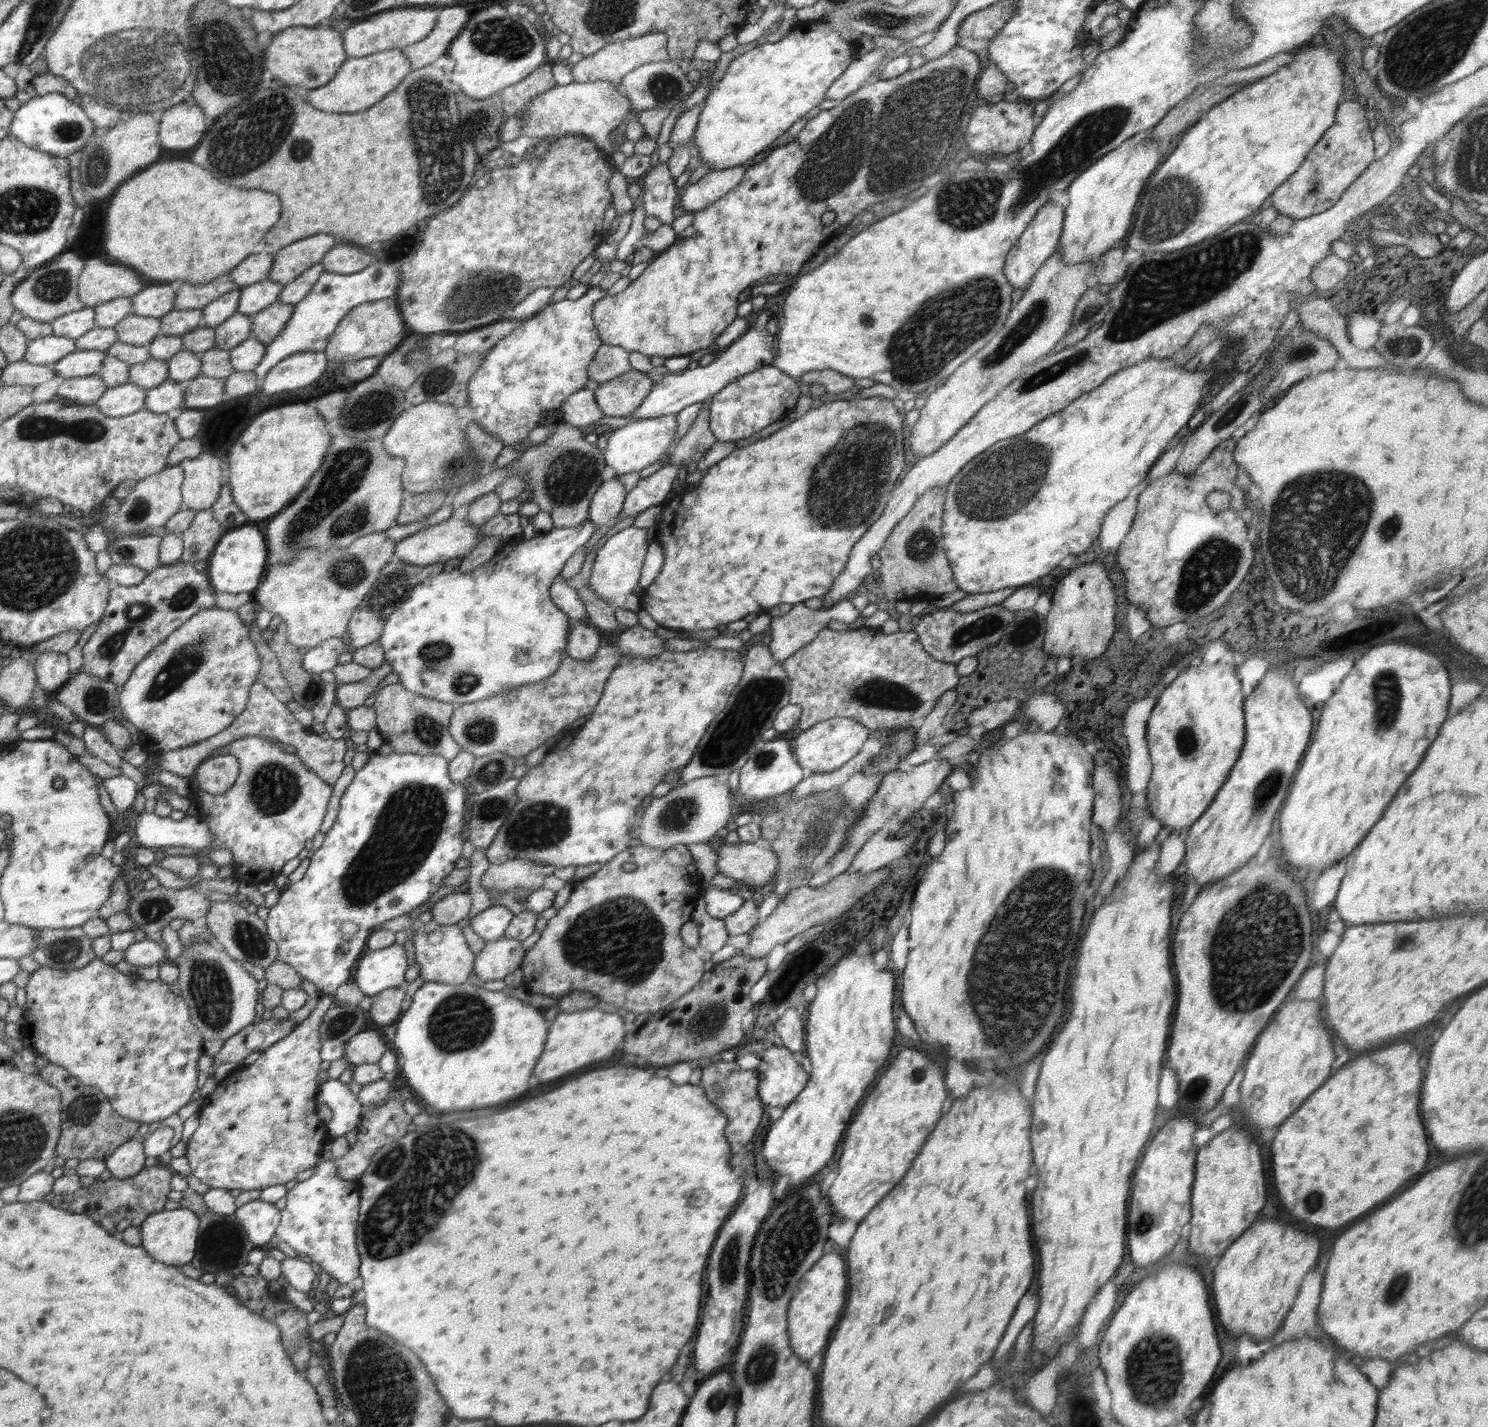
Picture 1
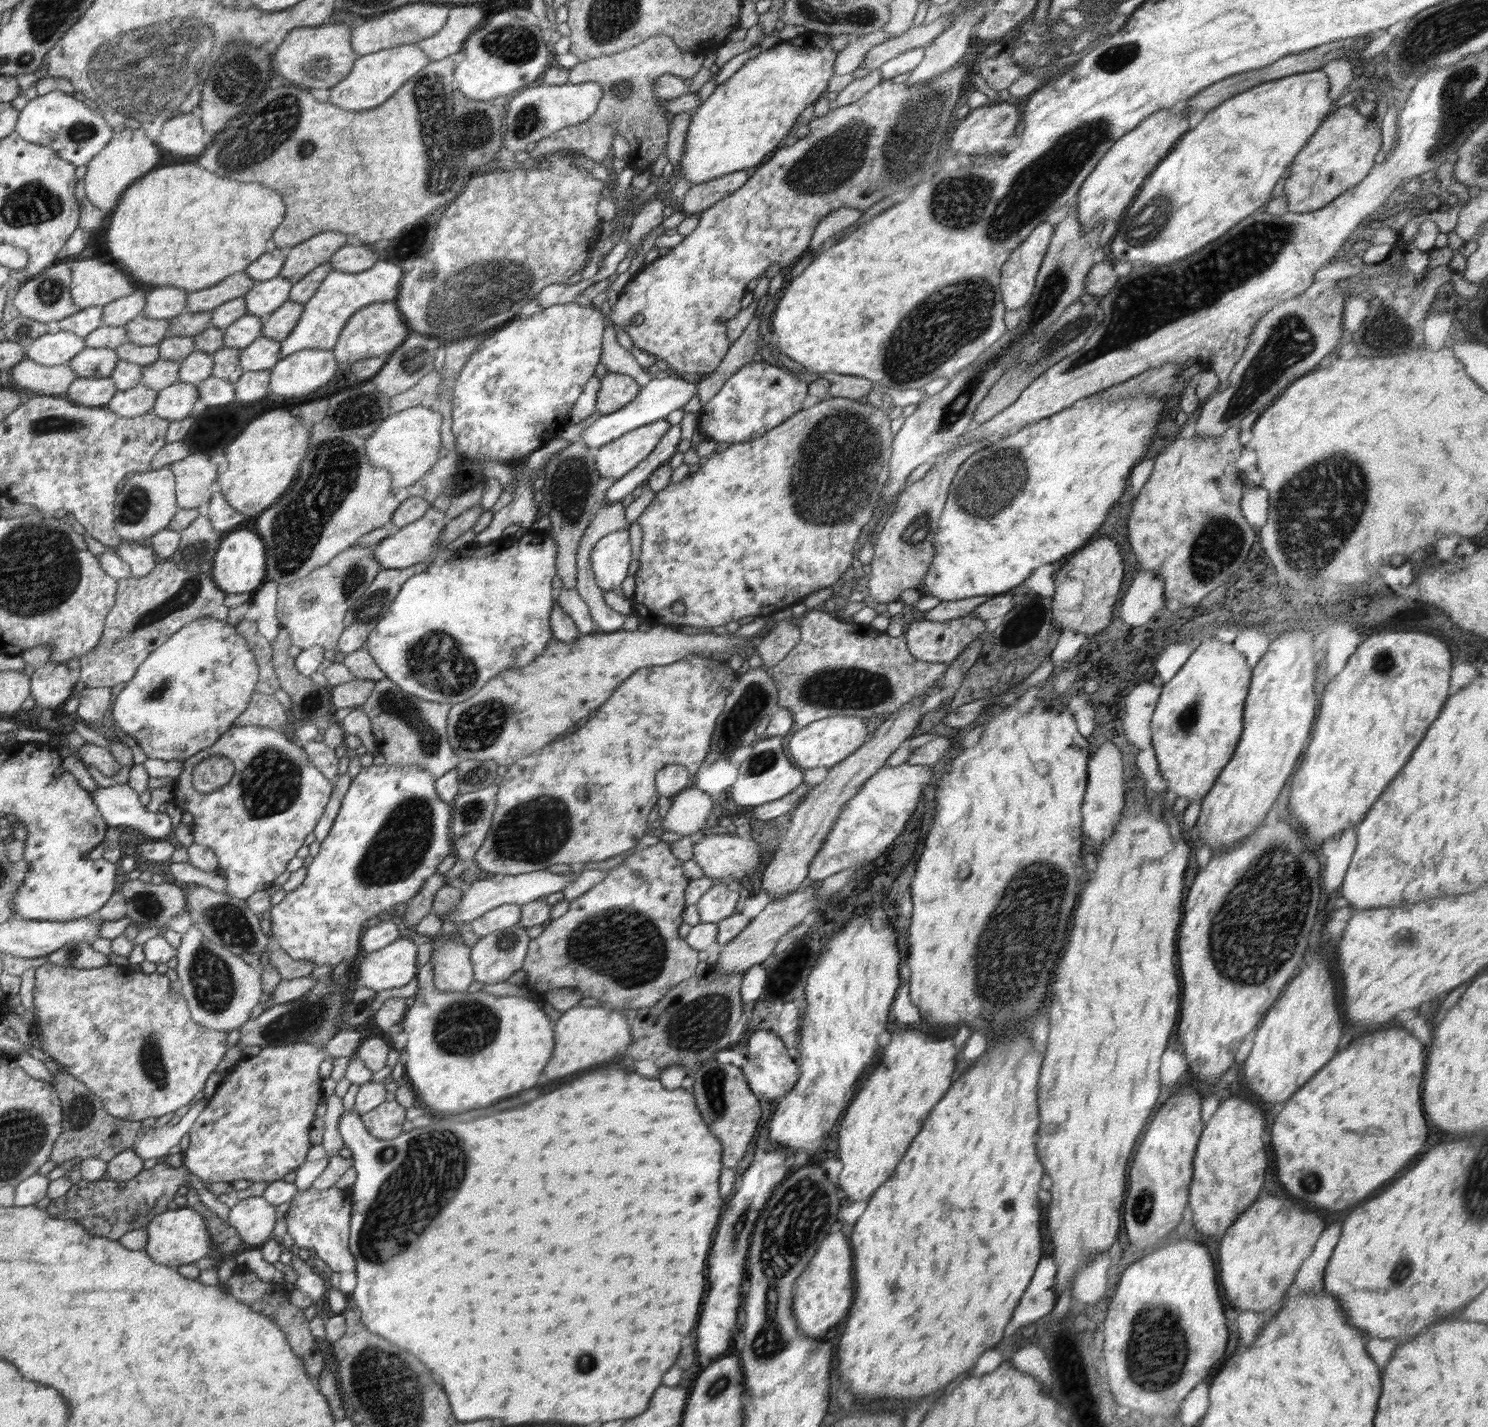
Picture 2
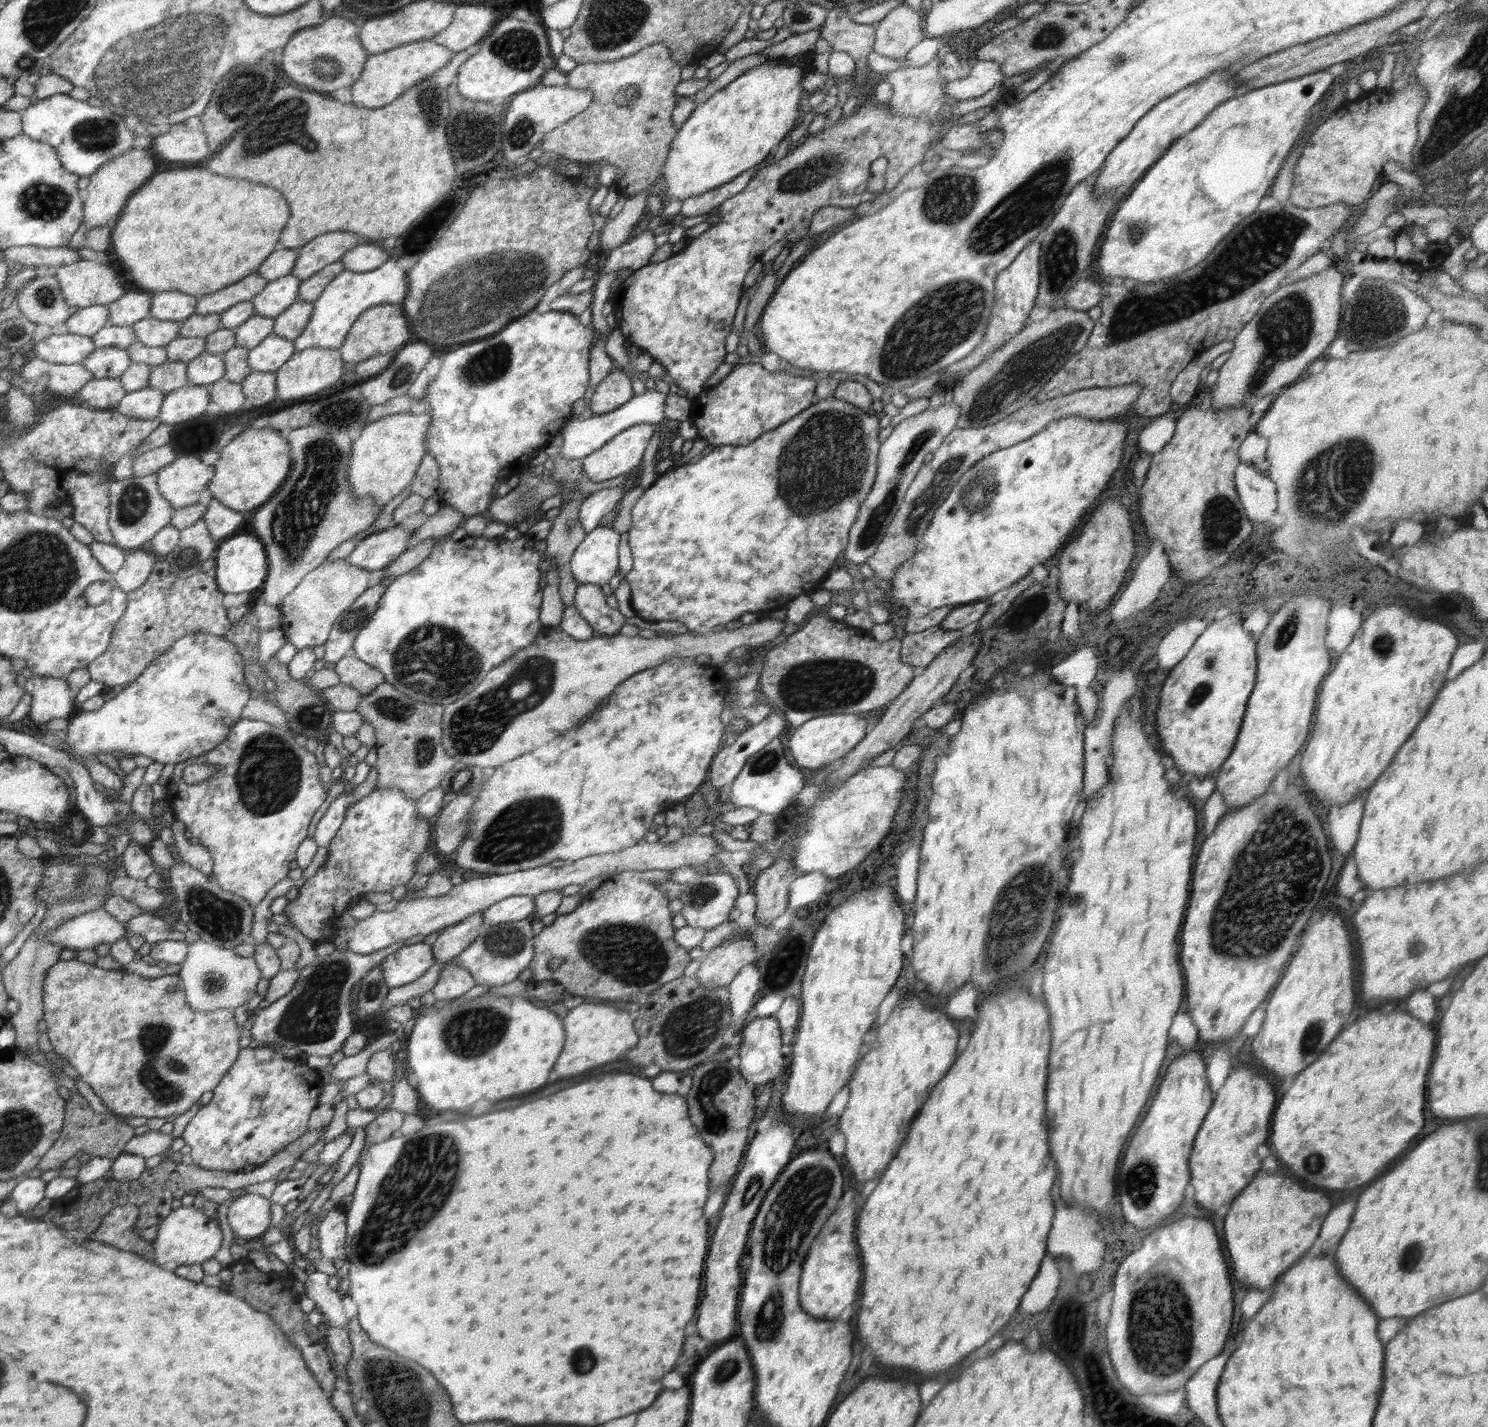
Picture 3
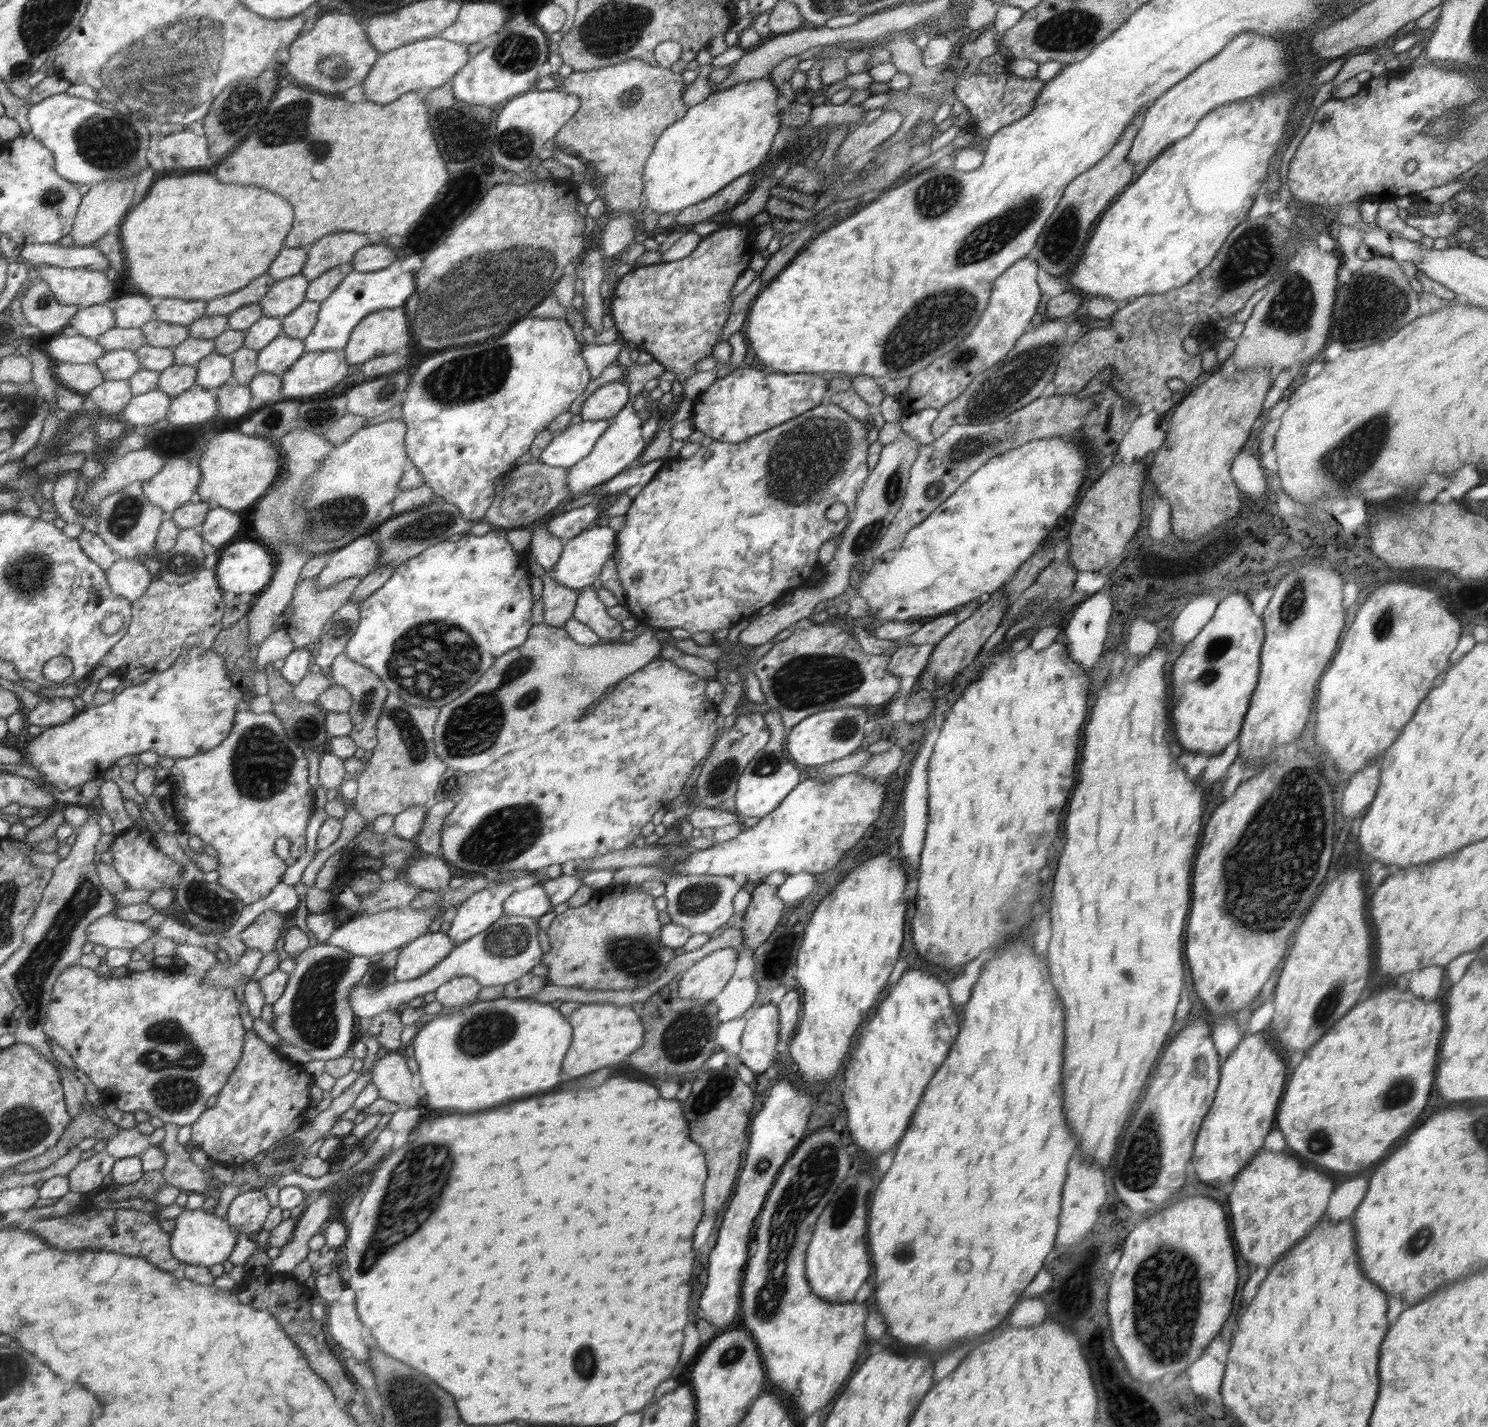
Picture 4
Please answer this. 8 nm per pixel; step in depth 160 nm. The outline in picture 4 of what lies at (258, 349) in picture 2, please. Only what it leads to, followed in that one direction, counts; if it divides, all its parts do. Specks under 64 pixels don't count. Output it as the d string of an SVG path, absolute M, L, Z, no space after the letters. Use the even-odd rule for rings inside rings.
M280 334L265 348L258 351L256 359L258 373L281 375L305 352L300 339Z

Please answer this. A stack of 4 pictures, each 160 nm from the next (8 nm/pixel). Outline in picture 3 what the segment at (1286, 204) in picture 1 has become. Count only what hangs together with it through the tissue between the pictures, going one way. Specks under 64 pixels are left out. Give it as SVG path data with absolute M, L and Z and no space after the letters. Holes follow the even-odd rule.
M1418 84L1406 86L1406 88L1404 87L1400 91L1394 90L1394 92L1379 90L1376 88L1374 90L1364 92L1364 94L1355 101L1349 101L1346 99L1333 115L1330 115L1328 118L1326 118L1324 123L1318 126L1318 130L1316 130L1316 132L1310 136L1308 144L1304 146L1304 149L1302 150L1301 155L1298 157L1297 163L1295 164L1293 170L1293 185L1287 204L1302 209L1316 209L1324 206L1330 206L1332 204L1348 204L1349 207L1363 206L1371 195L1372 186L1374 186L1374 180L1376 180L1378 174L1382 172L1384 173L1383 166L1385 162L1388 162L1388 160L1393 160L1401 168L1404 167L1406 172L1413 173L1424 180L1424 176L1427 174L1423 174L1423 172L1420 170L1415 170L1412 151L1414 146L1416 146L1418 138L1418 115L1420 115L1420 110L1424 108L1426 100L1428 100L1428 97L1426 97L1426 91L1424 91L1424 89L1422 89L1422 87L1420 87Z

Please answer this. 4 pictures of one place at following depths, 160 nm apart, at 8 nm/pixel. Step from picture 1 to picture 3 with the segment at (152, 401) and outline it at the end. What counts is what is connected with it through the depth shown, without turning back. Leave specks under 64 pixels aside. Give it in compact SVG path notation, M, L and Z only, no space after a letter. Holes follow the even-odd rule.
M186 384L165 393L165 397L157 416L162 423L178 427L180 422L190 420L206 411L210 400L208 385Z

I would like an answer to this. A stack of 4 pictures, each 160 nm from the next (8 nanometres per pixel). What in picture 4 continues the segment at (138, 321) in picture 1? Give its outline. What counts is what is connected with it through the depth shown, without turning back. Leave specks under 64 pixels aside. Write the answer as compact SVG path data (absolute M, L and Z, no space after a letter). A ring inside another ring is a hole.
M156 318L139 326L139 329L143 332L145 342L157 348L175 347L190 337L187 325L167 323Z

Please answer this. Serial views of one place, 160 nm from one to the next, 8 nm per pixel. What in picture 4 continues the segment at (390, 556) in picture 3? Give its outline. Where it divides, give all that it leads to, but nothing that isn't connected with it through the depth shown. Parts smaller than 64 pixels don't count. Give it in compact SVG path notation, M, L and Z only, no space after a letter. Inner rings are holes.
M372 534L358 537L347 546L329 552L330 561L316 576L318 592L344 582L346 578L363 578L378 565L380 550Z

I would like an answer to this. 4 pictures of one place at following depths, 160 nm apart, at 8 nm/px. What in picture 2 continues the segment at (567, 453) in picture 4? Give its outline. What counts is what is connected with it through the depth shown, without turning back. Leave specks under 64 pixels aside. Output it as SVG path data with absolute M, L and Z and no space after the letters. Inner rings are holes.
M666 377L662 379L652 378L651 381L640 389L638 396L622 409L612 414L601 415L590 427L582 431L580 441L585 442L593 449L599 449L601 446L608 445L623 434L630 433L631 430L638 429L640 426L650 424L659 419L666 419L666 416L674 410L678 410L690 402L693 396L699 392L699 383L697 381L689 382L679 377Z

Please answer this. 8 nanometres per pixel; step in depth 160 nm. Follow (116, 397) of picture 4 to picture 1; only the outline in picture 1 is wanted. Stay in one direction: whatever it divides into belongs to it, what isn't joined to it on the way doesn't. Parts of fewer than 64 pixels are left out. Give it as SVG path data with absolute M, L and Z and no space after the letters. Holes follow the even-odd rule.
M97 375L64 379L58 387L59 397L70 398L78 404L92 405L107 391L104 381Z

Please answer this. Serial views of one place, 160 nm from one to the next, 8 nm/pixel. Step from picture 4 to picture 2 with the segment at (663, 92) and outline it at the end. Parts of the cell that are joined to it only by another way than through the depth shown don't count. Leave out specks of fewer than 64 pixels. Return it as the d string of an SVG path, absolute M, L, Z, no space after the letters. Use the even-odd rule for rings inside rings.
M656 35L655 37L650 37L647 38L646 41L641 42L639 45L633 46L632 48L626 49L626 50L621 50L619 53L616 54L609 54L609 55L602 55L599 56L598 58L586 61L586 62L579 62L574 66L574 68L570 68L569 70L569 76L568 76L568 83L569 84L582 84L582 83L588 83L588 82L598 82L600 86L602 87L602 98L603 98L603 87L604 87L604 92L608 92L610 94L610 104L598 104L598 110L596 110L596 113L592 115L586 122L581 122L580 124L575 124L575 126L568 126L566 128L562 128L562 131L558 131L555 134L552 134L542 140L540 140L538 143L534 144L534 146L530 149L530 154L532 158L538 157L540 154L552 154L557 151L562 151L562 150L570 150L574 152L580 152L581 155L587 156L590 160L593 160L594 162L597 162L598 164L602 164L604 162L604 158L608 158L608 153L610 150L613 148L613 141L614 137L616 135L619 135L629 143L630 147L630 154L628 158L626 159L626 165L630 165L636 172L638 170L650 170L652 168L653 164L656 162L656 159L662 154L666 153L667 148L668 148L668 141L670 140L670 115L668 112L666 112L666 109L664 109L665 102L661 101L656 97L656 93L654 93L654 84L658 82L658 78L662 76L662 74L672 74L673 76L678 76L682 79L692 79L697 72L703 67L703 62L705 59L704 54L695 54L691 53L690 51L684 52L679 49L675 45L675 42L673 41L673 38L670 38L669 36L666 35Z

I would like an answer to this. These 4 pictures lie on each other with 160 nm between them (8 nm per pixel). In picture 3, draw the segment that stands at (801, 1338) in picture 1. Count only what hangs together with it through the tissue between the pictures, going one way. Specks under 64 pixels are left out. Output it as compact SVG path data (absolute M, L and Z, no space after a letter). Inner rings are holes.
M849 1194L842 1198L842 1204L838 1202L836 1212L826 1222L826 1226L822 1226L820 1236L816 1236L816 1240L812 1242L800 1278L800 1306L820 1320L838 1319L846 1306L854 1304L862 1280L861 1252L855 1240L856 1205L850 1200Z

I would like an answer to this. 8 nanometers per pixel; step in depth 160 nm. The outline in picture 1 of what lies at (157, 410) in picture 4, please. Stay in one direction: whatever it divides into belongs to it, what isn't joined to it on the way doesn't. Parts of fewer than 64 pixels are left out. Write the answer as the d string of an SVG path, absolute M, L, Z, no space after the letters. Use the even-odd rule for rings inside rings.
M124 383L107 391L94 403L103 416L112 418L134 414L144 409L148 390L132 383Z

